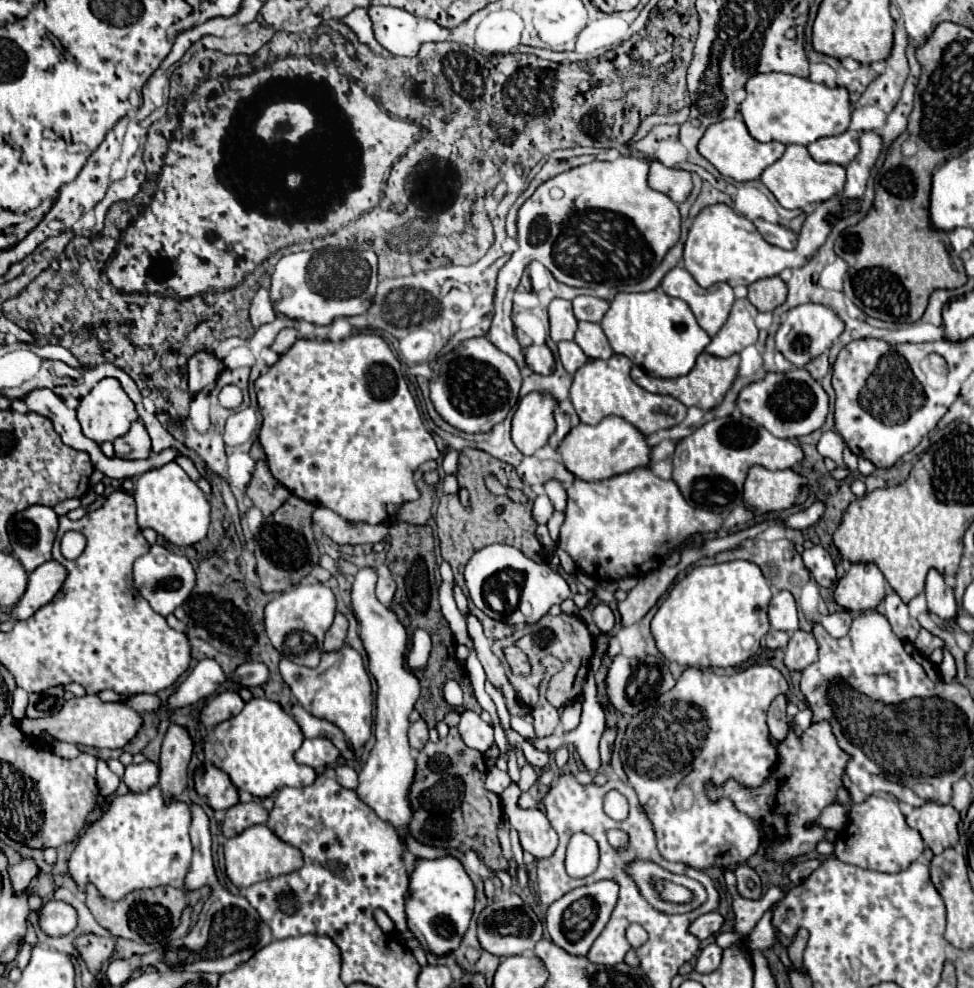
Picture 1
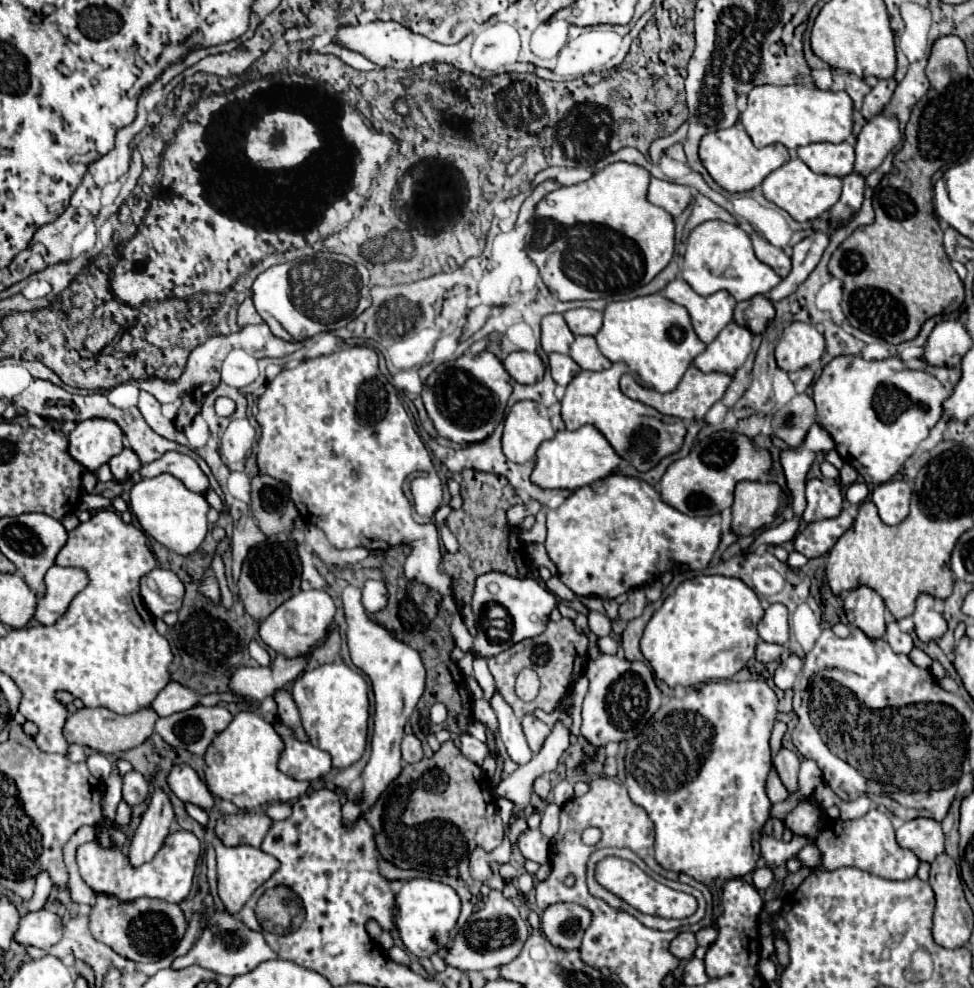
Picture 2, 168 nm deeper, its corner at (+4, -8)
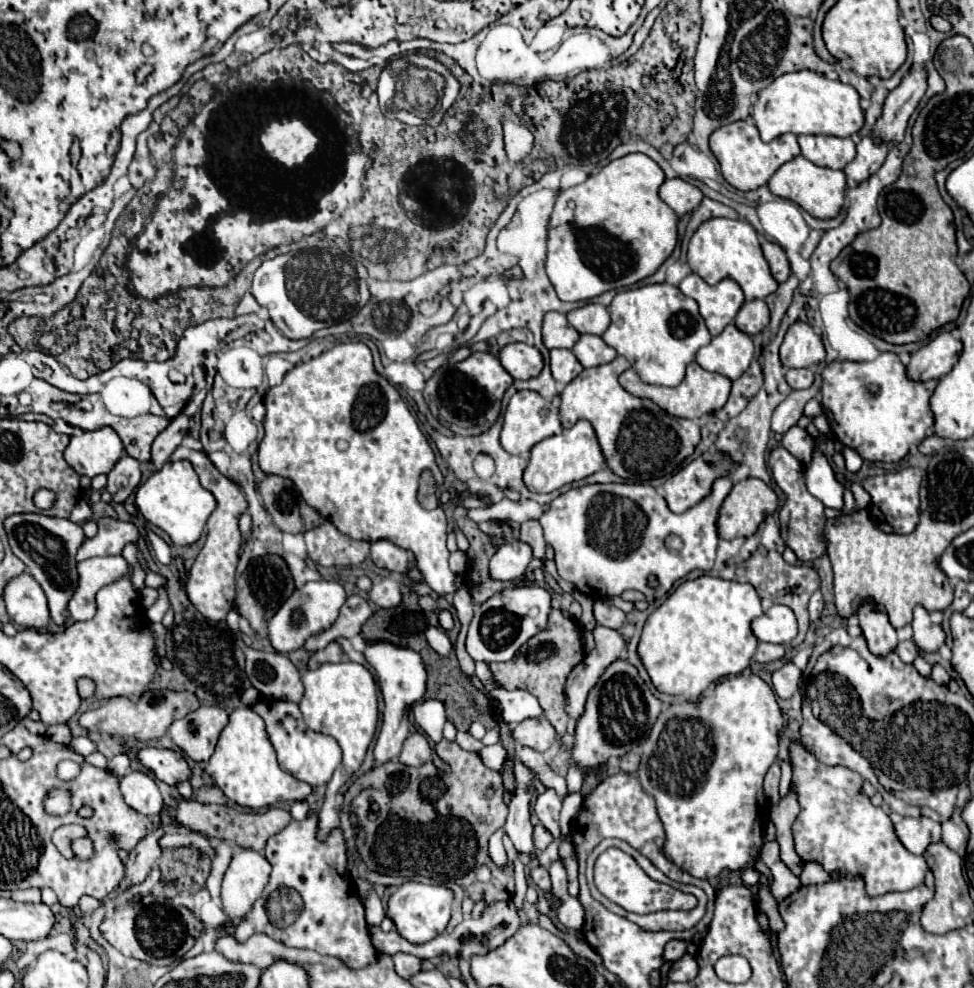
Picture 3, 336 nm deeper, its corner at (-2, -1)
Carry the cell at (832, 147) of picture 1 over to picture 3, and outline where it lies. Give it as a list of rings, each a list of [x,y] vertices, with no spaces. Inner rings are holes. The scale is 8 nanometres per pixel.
[[[799,135],[801,155],[819,167],[843,169],[855,157],[855,143],[831,135]]]

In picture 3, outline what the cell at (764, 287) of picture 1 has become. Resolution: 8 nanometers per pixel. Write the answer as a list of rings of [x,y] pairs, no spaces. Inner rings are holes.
[[[761,299],[745,303],[735,317],[735,325],[747,335],[761,333],[769,325],[769,307]]]

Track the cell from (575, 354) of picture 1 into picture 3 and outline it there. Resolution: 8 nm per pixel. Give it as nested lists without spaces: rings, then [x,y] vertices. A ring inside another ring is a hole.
[[[551,349],[551,373],[553,379],[559,383],[573,381],[583,371],[581,363],[569,349]]]

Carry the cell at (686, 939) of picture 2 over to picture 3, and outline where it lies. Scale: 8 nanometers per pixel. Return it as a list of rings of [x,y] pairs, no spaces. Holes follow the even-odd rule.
[[[669,941],[663,949],[663,959],[665,961],[677,961],[685,955],[685,947],[687,947],[687,941]]]

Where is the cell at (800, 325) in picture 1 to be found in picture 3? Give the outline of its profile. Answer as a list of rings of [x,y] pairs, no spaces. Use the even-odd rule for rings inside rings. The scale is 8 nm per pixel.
[[[801,321],[793,323],[787,329],[779,353],[781,353],[781,363],[793,369],[805,369],[825,359],[825,347],[821,337],[813,333],[811,325]]]

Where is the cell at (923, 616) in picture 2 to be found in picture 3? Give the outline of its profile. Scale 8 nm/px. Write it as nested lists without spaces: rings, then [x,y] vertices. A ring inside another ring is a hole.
[[[917,605],[915,611],[913,611],[911,627],[913,627],[915,645],[925,653],[939,651],[939,647],[945,643],[943,629],[929,621],[929,611],[925,611],[921,605]]]

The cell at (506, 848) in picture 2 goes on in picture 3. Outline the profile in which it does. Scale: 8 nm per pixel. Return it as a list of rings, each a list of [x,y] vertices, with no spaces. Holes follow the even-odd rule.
[[[516,860],[514,864],[514,879],[515,879],[515,895],[513,895],[513,903],[517,909],[523,907],[525,901],[525,894],[527,891],[527,878],[525,867],[520,860]]]

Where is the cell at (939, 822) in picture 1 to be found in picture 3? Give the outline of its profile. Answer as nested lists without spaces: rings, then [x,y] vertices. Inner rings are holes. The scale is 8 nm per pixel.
[[[905,817],[895,825],[895,833],[913,855],[923,855],[931,843],[941,841],[941,825],[929,817]]]

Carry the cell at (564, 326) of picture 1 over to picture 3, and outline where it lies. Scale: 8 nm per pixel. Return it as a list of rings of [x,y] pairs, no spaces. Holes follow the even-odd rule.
[[[549,311],[543,319],[543,345],[547,349],[571,349],[579,341],[579,333],[569,325],[567,317],[557,311]]]

